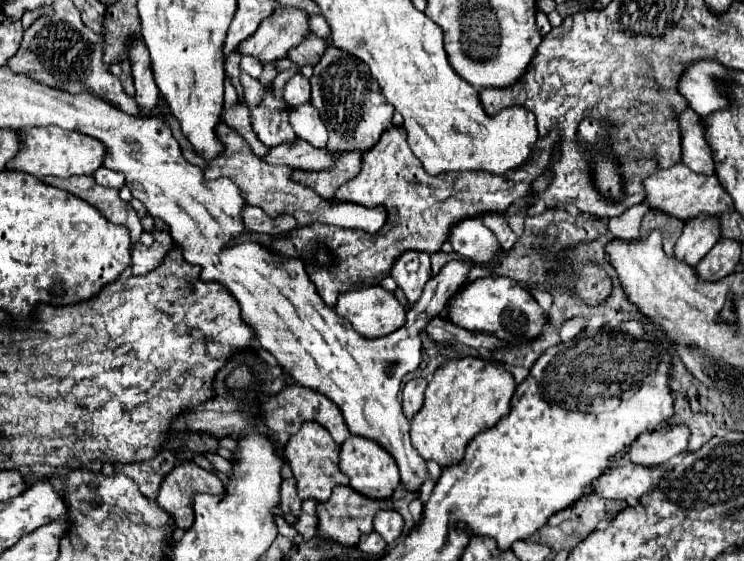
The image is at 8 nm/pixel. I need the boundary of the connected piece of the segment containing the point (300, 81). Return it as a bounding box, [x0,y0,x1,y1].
[284,72,310,106]

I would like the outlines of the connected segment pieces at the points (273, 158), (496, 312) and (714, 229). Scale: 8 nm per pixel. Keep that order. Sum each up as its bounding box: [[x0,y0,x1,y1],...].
[[264,138,340,170],[446,276,548,344],[674,214,720,266]]

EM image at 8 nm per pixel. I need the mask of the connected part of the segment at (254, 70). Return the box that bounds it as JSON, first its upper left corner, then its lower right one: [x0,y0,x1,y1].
[240,56,263,80]

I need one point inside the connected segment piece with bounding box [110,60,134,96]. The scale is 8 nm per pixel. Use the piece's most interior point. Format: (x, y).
(123, 70)

